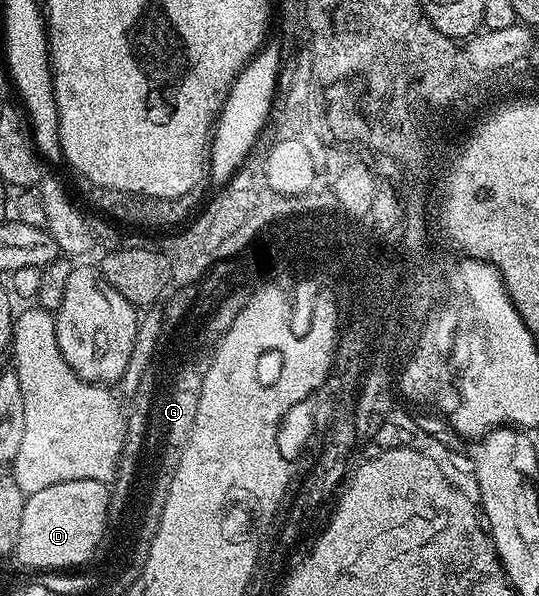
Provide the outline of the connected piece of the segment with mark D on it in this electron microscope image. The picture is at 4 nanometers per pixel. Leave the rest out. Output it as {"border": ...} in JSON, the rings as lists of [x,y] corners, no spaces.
{"border":[[[64,480],[60,484],[48,484],[48,488],[40,488],[40,492],[29,495],[24,504],[25,521],[22,525],[21,557],[23,565],[33,563],[37,566],[47,566],[50,572],[66,572],[69,566],[82,566],[97,551],[102,544],[98,540],[104,523],[103,511],[108,509],[112,501],[107,483],[96,480]]]}

